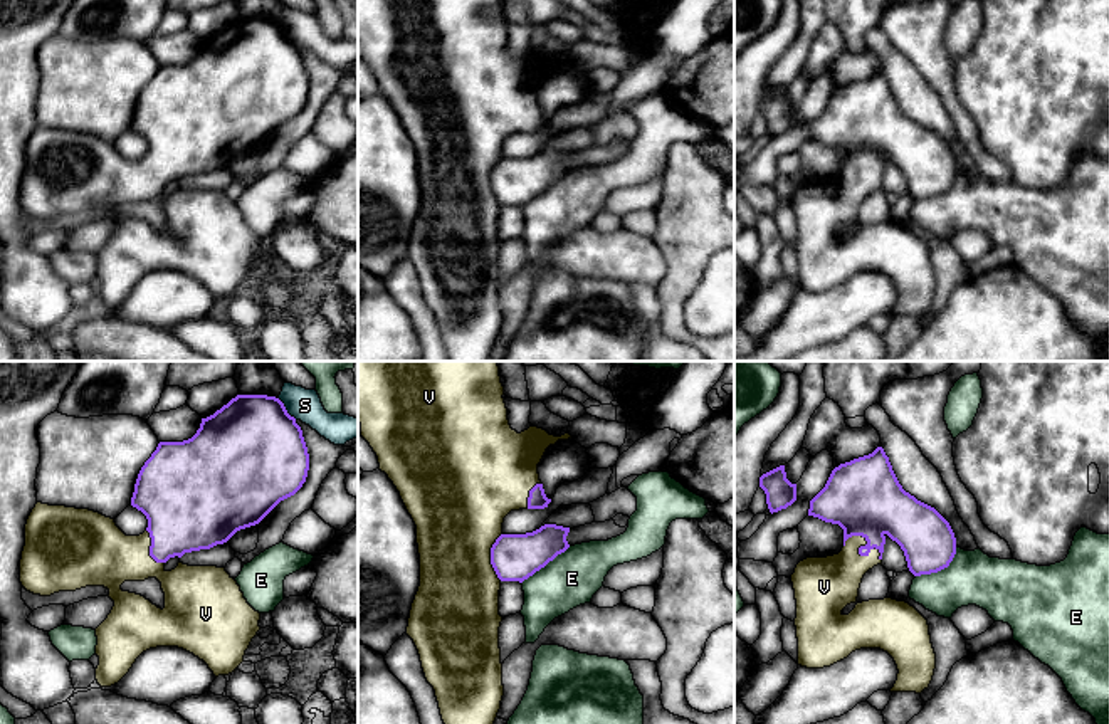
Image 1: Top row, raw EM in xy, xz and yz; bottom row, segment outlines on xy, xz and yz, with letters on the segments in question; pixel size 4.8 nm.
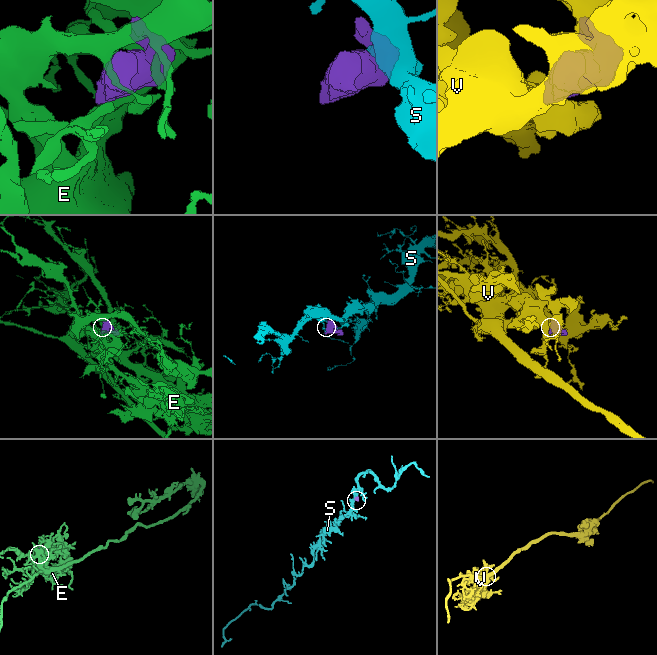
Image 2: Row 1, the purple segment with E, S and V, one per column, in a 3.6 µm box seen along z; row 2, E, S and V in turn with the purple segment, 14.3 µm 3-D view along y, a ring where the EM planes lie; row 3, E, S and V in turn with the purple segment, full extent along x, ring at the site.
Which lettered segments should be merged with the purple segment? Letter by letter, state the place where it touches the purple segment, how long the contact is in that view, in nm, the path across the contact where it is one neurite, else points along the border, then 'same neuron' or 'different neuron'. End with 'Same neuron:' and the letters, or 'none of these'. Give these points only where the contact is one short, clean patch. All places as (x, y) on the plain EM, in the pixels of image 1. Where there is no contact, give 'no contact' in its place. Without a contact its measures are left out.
E: yz (941, 192) | 240 nm | different neuron
S: xy (286, 34) | 140 nm | along xy (278, 22), (296, 42) | different neuron
V: yz (859, 173) | 200 nm | same neuron
Same neuron: V

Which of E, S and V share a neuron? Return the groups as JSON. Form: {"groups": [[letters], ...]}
{"groups": [["E"], ["S"], ["V"]]}

